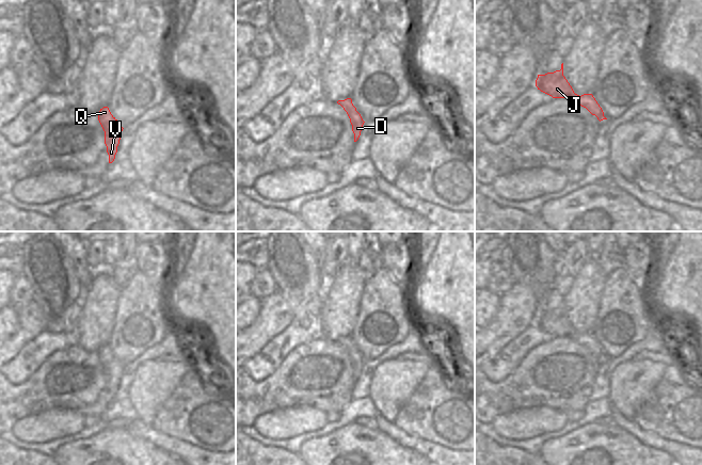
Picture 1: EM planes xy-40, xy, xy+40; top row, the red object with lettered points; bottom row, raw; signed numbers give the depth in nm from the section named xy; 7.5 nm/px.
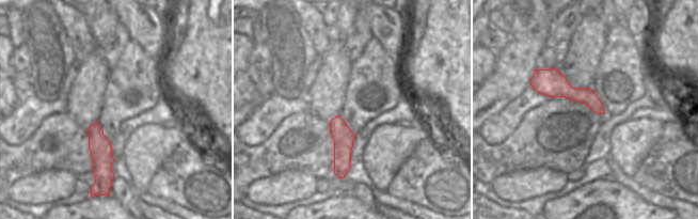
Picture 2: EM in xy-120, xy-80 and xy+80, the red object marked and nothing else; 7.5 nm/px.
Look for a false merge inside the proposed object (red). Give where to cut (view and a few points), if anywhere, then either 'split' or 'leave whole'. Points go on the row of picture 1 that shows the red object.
xy (355, 110), (349, 107), (346, 111) | split

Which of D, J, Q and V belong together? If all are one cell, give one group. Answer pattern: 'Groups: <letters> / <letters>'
Groups: D Q V / J

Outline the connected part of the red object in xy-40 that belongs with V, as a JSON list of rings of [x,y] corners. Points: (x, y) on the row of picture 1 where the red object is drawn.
[[[103,107],[98,112],[98,121],[105,131],[105,144],[109,155],[109,163],[112,163],[117,153],[117,146],[122,138],[123,127],[119,122],[111,114],[108,107]]]

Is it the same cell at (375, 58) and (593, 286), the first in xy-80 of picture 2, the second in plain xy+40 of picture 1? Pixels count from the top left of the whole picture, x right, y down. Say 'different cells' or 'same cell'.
different cells

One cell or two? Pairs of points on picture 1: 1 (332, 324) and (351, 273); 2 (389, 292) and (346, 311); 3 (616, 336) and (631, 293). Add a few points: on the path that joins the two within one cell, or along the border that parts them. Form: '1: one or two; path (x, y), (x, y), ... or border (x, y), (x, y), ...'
1: one; path (339, 311), (342, 290), (346, 286)
2: two; border (364, 282), (356, 322), (351, 331)
3: one; path (618, 325), (621, 321), (624, 304)

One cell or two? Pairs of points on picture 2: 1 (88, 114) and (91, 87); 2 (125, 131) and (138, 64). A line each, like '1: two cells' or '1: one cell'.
1: one cell
2: two cells

